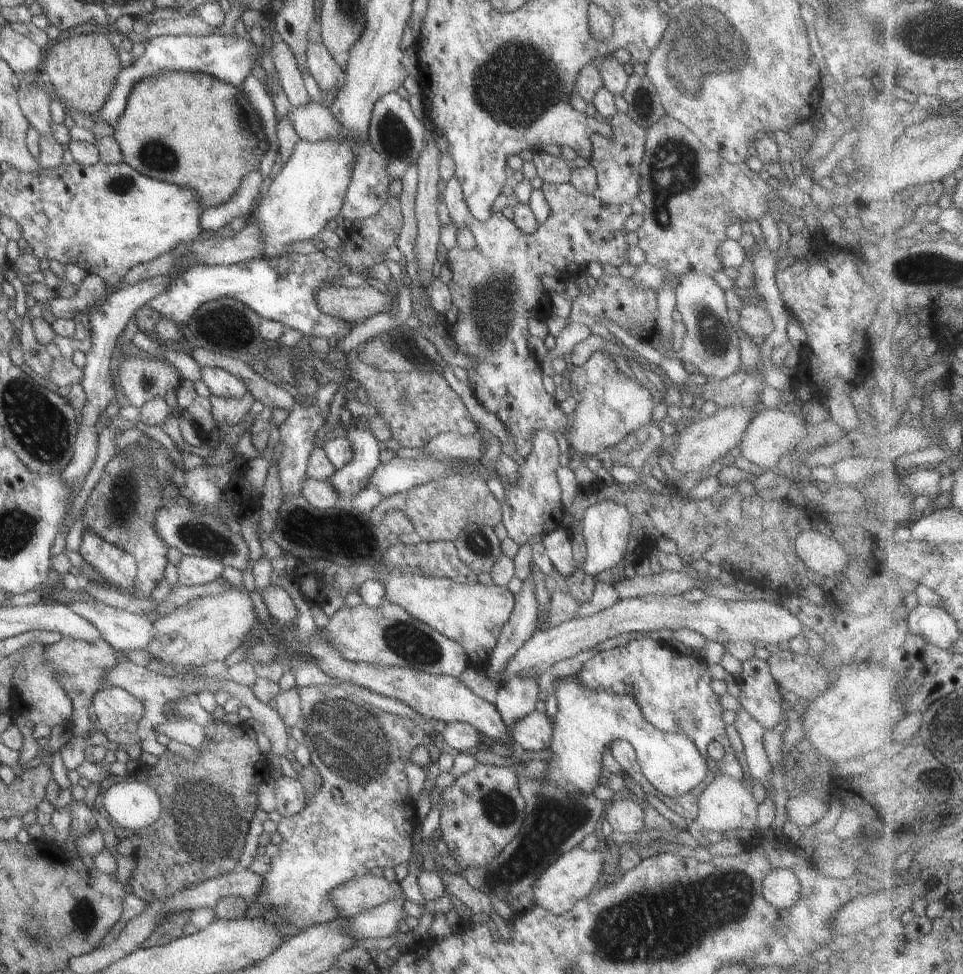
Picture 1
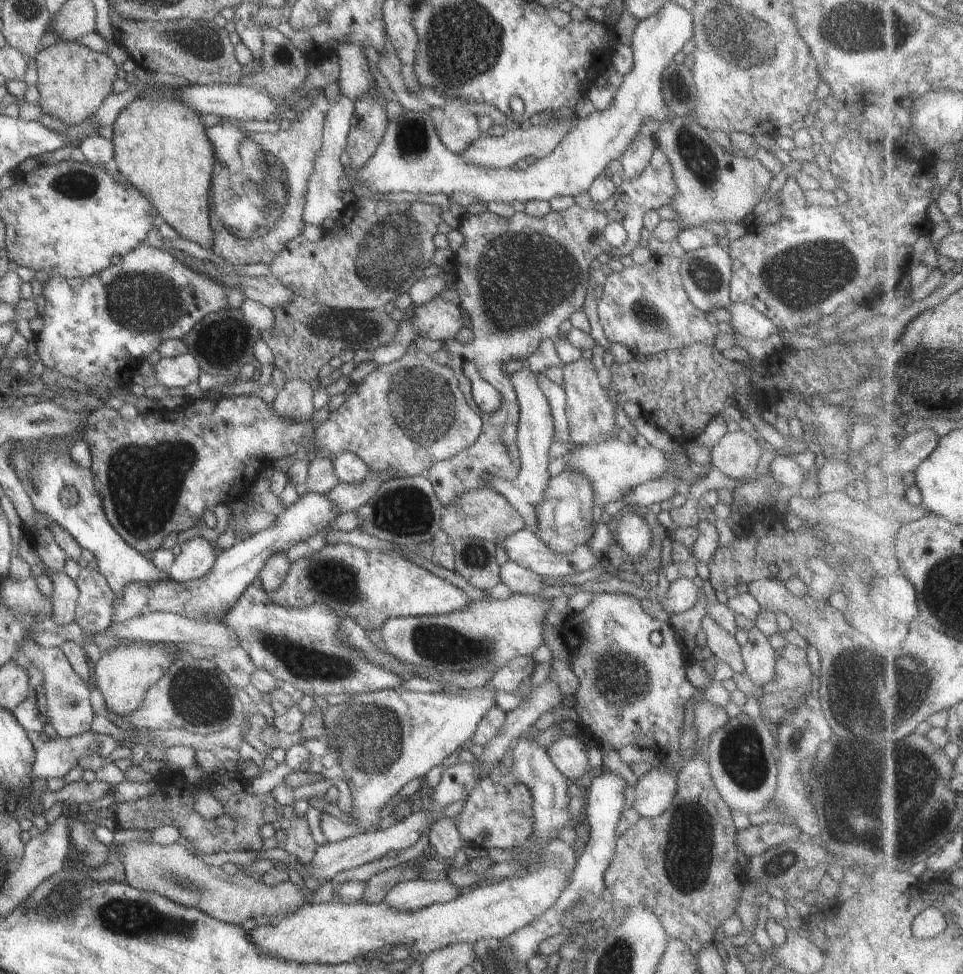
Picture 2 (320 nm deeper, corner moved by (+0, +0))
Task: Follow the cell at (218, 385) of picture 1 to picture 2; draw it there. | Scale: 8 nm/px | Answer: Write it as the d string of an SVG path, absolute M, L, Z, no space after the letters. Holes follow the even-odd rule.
M185 352L173 357L161 357L153 366L152 383L158 383L164 387L184 387L197 382L201 368L197 360Z

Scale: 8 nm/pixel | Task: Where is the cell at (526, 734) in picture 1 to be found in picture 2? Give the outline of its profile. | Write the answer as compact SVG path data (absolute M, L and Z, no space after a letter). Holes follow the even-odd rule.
M561 735L551 746L547 746L546 754L553 767L569 782L581 779L590 770L587 764L587 747L579 737Z

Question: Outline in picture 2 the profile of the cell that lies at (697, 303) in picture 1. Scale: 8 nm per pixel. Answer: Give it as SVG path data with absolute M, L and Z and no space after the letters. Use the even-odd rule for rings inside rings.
M713 244L713 246L689 250L680 260L679 276L689 304L693 304L693 307L703 313L729 306L728 284L731 277L731 260L728 252Z

